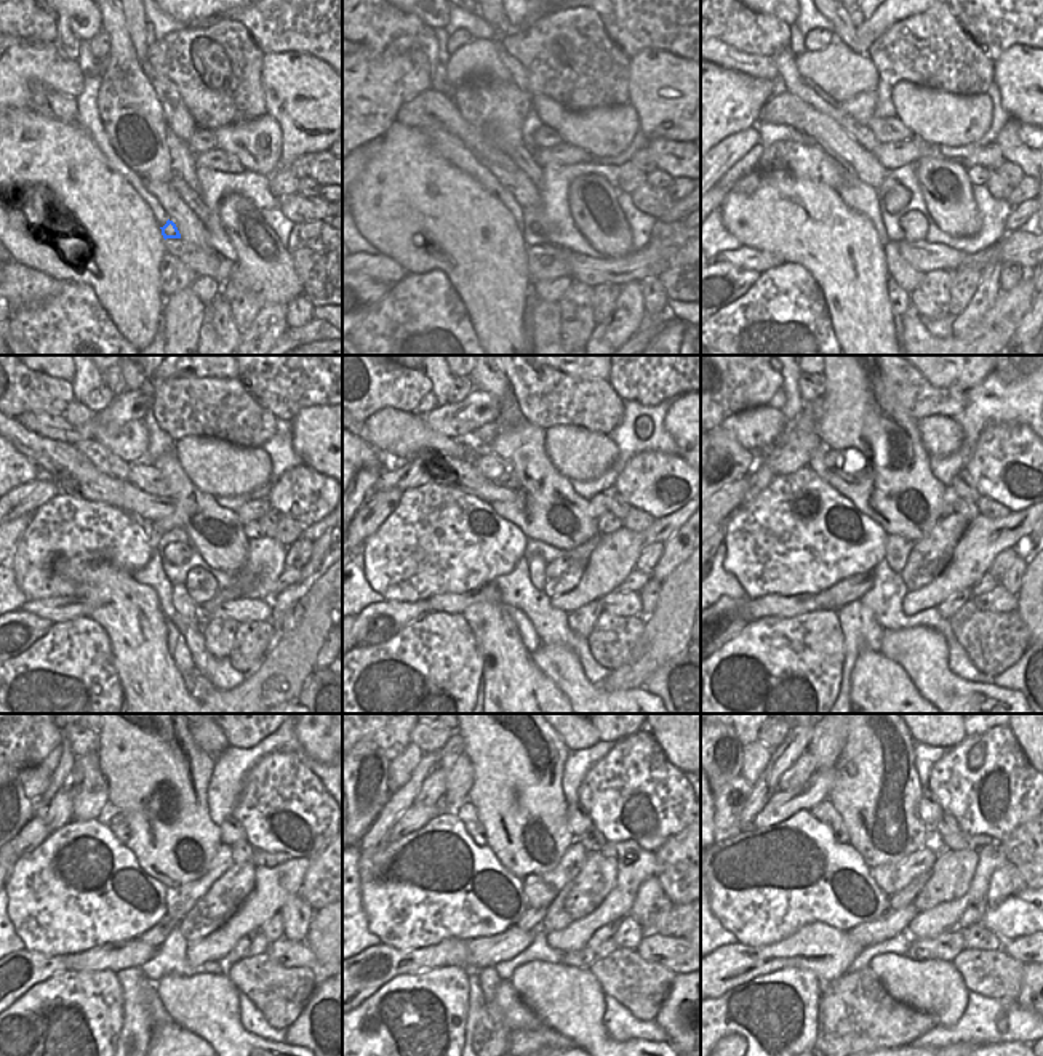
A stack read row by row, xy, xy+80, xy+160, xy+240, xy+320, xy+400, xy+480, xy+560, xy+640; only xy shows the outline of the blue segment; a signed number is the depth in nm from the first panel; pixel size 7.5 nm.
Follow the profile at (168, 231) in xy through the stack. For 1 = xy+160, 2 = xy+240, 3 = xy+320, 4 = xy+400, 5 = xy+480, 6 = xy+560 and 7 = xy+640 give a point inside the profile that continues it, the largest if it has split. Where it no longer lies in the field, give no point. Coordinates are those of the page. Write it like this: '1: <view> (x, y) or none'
1: xy+160 (914, 224)
2: xy+240 (202, 586)
3: xy+320 (562, 575)
4: xy+400 (930, 556)
5: xy+480 (229, 892)
6: xy+560 (579, 896)
7: xy+640 (952, 872)

